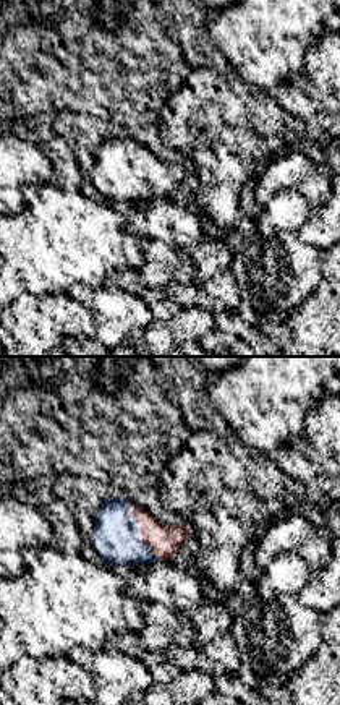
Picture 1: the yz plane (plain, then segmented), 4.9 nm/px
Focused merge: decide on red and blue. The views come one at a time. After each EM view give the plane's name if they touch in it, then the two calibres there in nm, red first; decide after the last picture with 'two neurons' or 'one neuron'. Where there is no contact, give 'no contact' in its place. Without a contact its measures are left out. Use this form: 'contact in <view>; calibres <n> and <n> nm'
contact in yz; calibres 160 and 220 nm

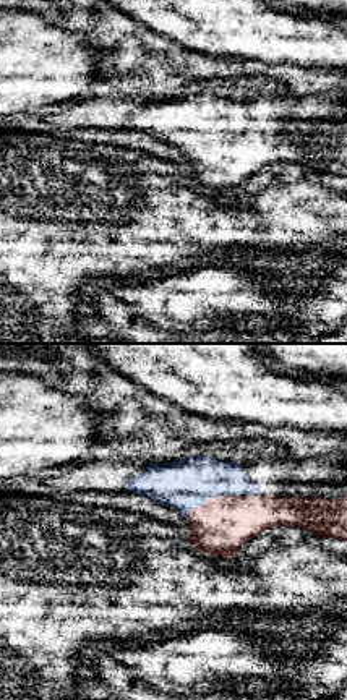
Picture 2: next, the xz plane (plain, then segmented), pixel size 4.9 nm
contact in xz; calibres 280 and 260 nm

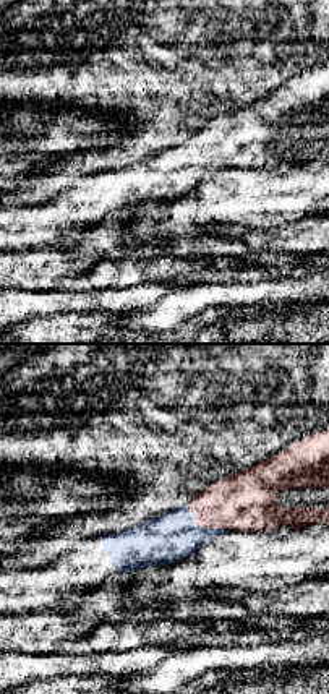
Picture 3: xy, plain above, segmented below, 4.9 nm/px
contact in xy; calibres 300 and 260 nm

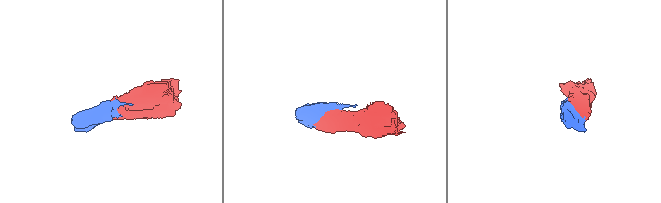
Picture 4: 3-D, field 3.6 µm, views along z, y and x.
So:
one neuron

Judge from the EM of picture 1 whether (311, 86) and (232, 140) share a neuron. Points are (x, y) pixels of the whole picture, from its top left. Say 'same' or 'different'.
same

